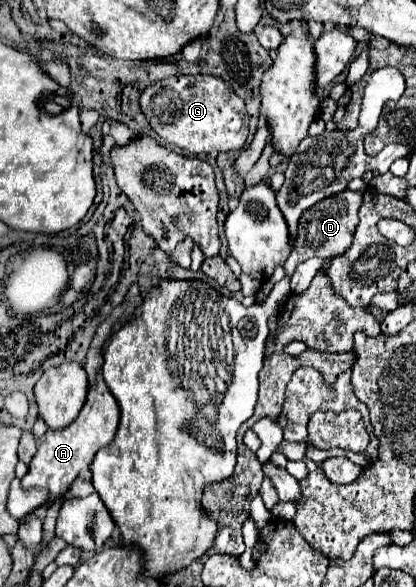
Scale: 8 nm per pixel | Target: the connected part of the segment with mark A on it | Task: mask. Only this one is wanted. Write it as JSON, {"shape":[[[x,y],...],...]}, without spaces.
{"shape":[[[97,375],[97,385],[89,389],[87,403],[79,413],[79,417],[75,419],[75,423],[71,423],[71,427],[63,431],[45,433],[45,439],[39,443],[35,457],[29,463],[27,475],[21,479],[23,489],[33,489],[33,487],[47,489],[49,491],[47,505],[61,499],[69,491],[69,485],[77,479],[81,469],[87,469],[91,465],[95,453],[113,441],[117,427],[119,427],[119,405],[111,395],[109,387],[105,385],[103,377]]]}

